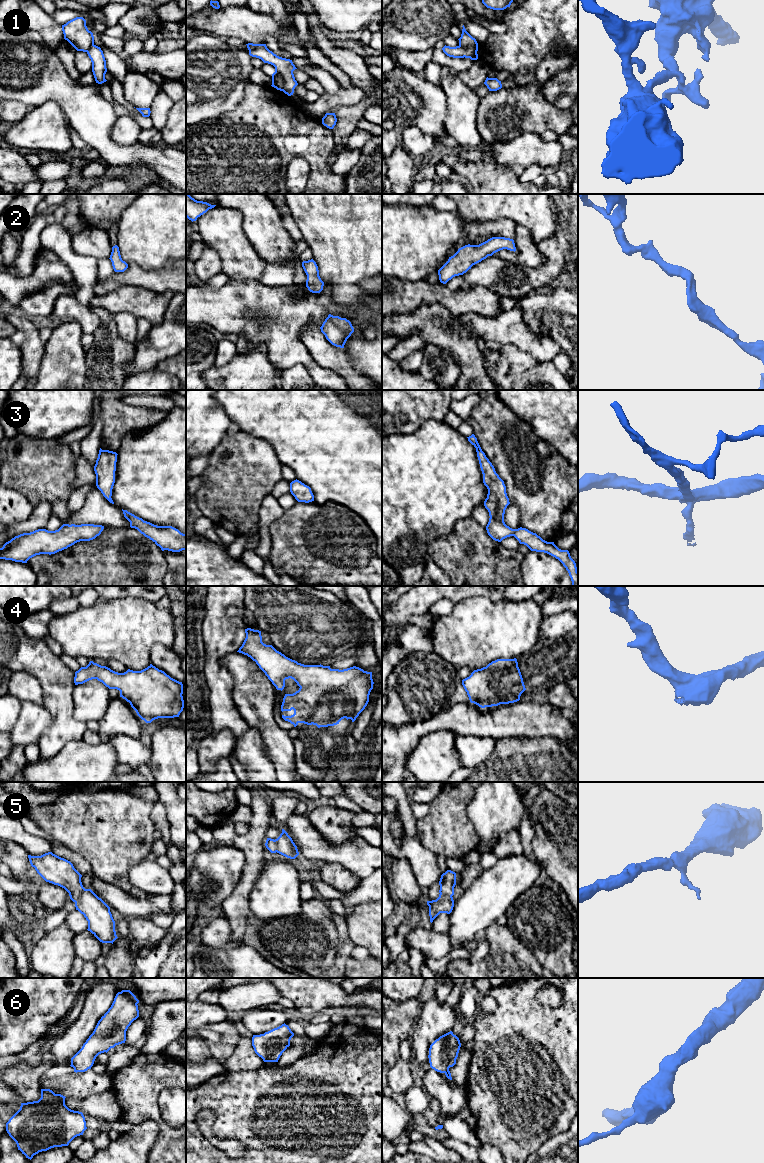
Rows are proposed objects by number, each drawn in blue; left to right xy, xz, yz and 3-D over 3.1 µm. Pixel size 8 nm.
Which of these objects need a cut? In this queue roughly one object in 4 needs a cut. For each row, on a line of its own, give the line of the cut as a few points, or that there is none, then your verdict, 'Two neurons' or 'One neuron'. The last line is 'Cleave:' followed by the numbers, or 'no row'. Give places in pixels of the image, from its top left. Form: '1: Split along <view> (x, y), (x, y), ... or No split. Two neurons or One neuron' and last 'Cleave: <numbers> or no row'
1: Split along xz (275, 71), (283, 79), (284, 91). Two neurons
2: No split. One neuron
3: No split. One neuron
4: No split. One neuron
5: No split. One neuron
6: No split. One neuron
Cleave: 1

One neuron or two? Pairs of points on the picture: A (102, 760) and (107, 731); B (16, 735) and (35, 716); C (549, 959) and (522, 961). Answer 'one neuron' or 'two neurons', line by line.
A: two neurons
B: one neuron
C: two neurons

